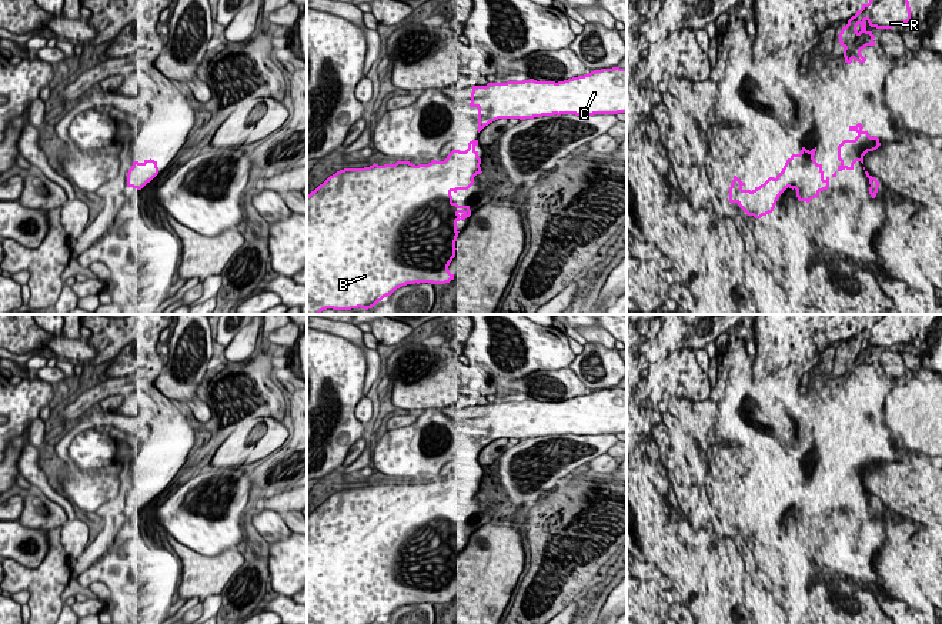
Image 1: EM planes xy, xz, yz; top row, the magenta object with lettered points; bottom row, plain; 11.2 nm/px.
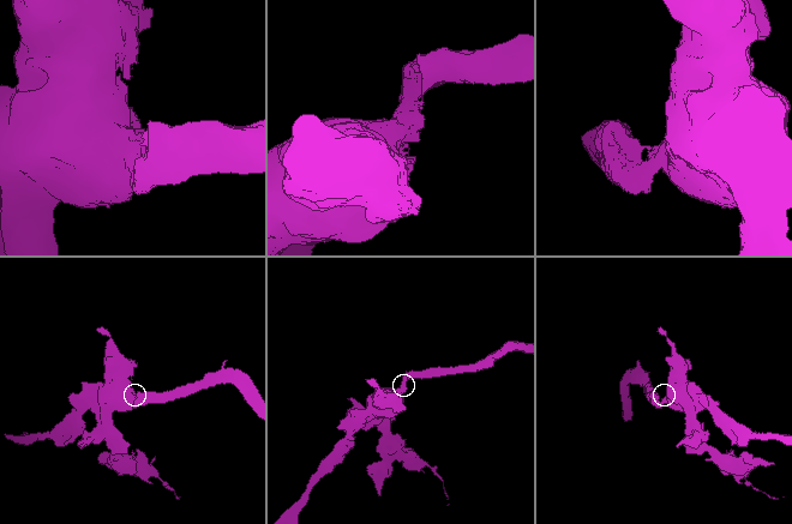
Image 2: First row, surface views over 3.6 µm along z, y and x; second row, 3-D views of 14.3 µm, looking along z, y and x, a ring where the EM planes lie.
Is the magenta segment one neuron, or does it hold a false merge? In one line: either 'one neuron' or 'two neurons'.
one neuron

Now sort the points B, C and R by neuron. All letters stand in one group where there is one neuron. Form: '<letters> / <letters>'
B C R

